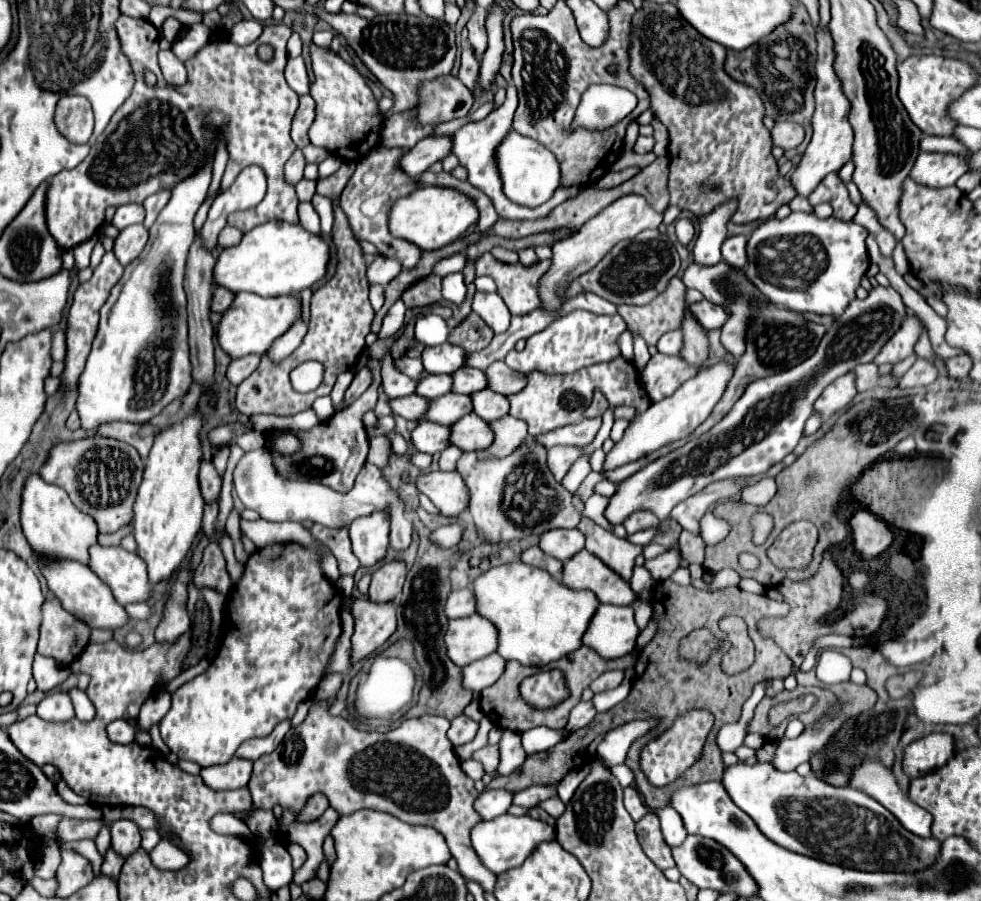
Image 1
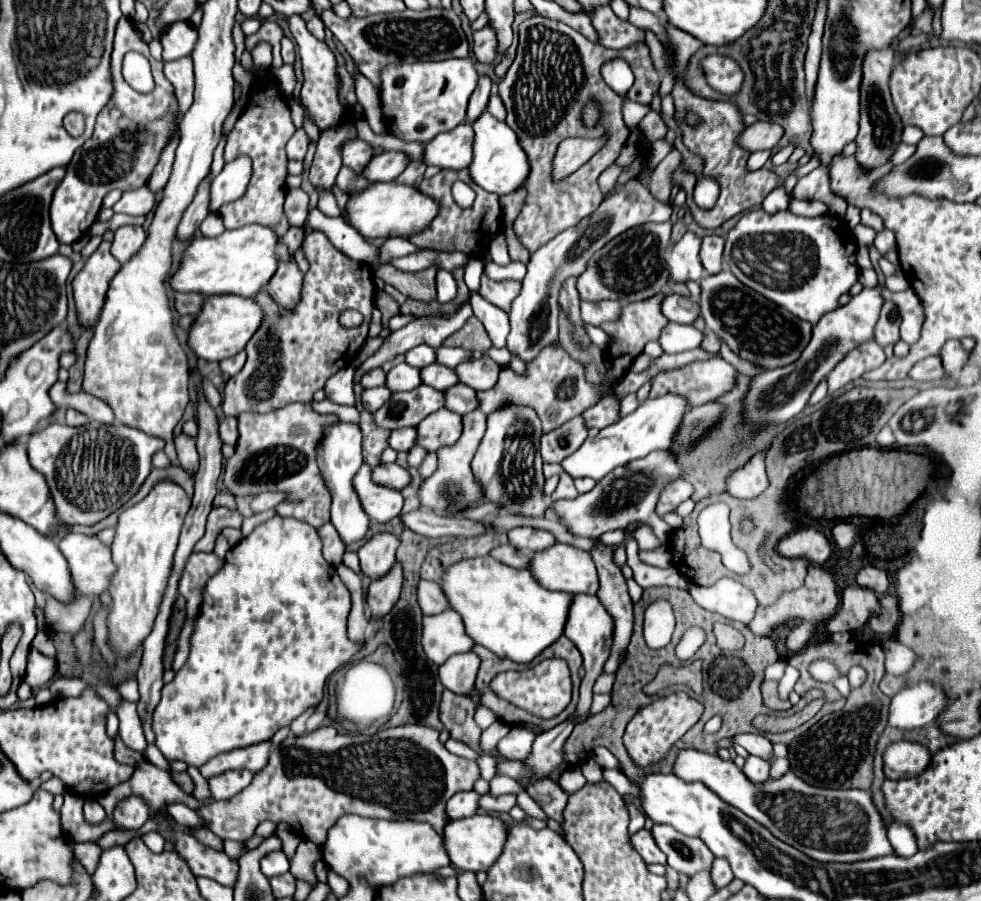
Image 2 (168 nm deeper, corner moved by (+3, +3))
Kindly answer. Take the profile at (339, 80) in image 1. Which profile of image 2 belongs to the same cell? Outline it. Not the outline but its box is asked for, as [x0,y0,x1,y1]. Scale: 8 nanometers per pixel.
[288,16,347,132]

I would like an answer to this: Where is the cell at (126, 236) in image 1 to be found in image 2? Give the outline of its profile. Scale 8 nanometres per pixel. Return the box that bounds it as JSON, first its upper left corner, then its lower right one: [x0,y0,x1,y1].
[111,226,145,264]

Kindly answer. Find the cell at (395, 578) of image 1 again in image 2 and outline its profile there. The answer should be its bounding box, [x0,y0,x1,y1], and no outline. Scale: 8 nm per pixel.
[359,534,399,580]

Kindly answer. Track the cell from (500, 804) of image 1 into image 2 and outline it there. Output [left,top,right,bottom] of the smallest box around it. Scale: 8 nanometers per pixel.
[447,790,481,818]

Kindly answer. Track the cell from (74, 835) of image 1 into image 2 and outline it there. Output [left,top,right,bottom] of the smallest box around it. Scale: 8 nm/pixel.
[83,802,105,824]

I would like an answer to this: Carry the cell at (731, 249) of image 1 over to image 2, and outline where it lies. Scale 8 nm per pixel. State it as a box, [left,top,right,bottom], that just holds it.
[701,236,725,274]

